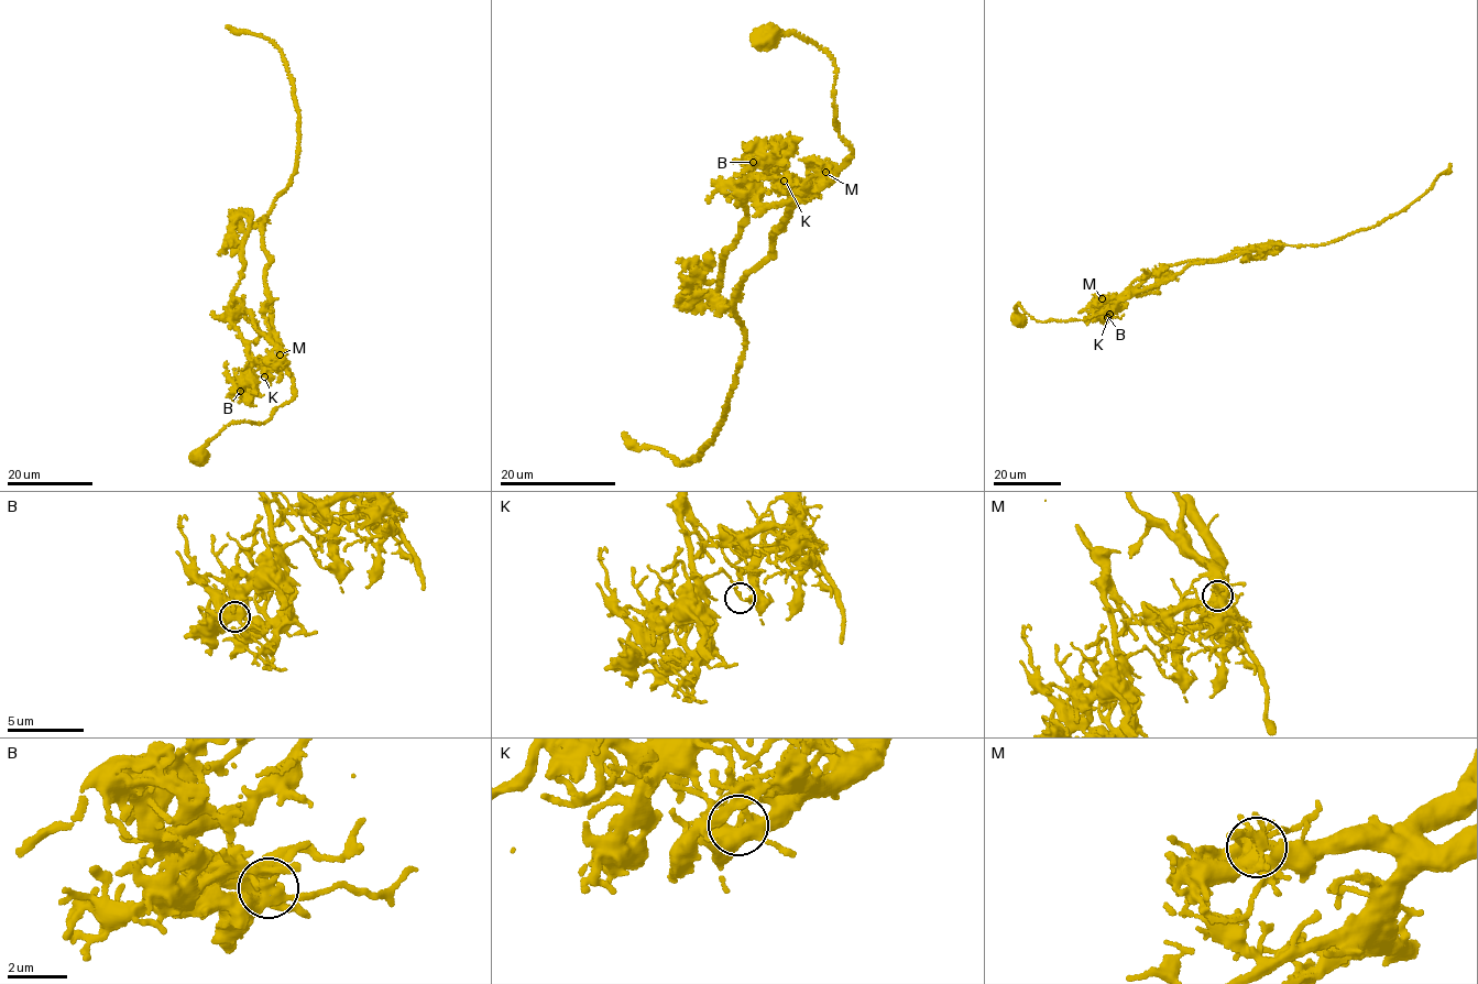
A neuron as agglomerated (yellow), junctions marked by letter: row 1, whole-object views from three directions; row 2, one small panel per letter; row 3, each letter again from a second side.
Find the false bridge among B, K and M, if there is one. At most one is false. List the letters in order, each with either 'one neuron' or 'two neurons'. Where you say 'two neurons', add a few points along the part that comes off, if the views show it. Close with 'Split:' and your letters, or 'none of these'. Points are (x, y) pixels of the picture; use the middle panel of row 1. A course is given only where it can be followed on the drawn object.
B: one neuron
K: two neurons | (784, 179), (780, 161), (745, 183), (746, 221), (723, 261), (720, 287), (702, 293), (694, 268), (712, 284)
M: one neuron
Split: K

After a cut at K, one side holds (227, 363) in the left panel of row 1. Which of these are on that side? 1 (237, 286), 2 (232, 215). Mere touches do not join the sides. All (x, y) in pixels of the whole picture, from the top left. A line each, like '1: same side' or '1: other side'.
1: same side
2: same side

